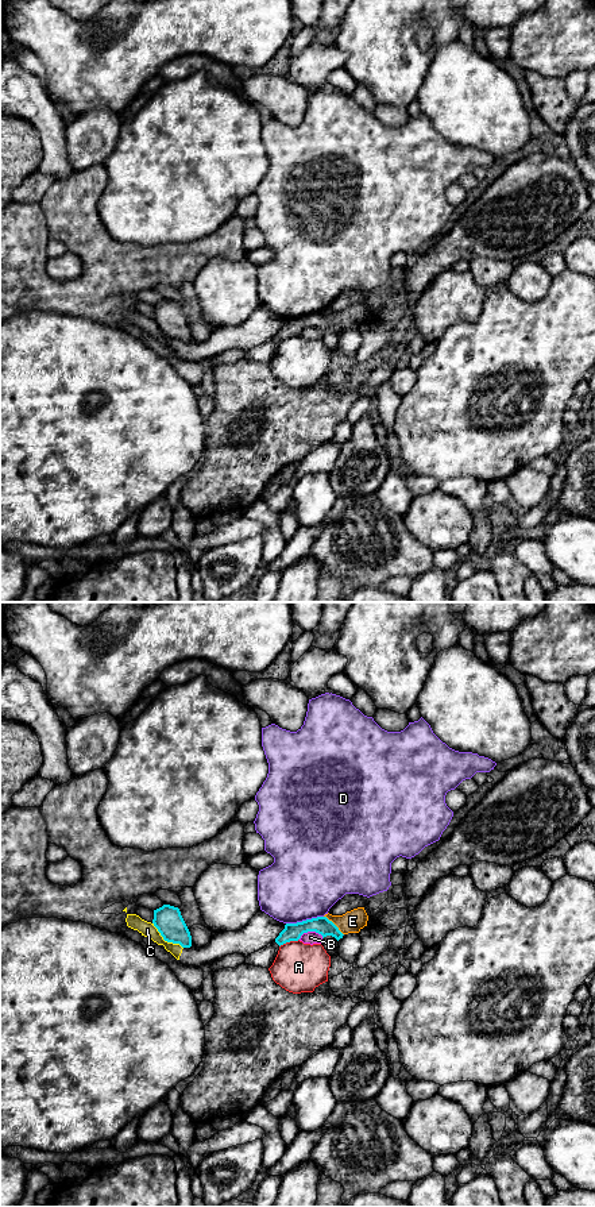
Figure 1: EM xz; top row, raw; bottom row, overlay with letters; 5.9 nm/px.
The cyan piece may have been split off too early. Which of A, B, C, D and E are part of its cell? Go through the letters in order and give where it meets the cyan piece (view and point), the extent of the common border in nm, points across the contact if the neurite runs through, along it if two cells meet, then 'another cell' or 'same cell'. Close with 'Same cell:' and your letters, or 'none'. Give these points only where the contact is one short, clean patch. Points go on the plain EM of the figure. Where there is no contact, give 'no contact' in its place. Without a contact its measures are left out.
A: xz (289, 336) | 130 nm | another cell
B: xz (310, 326) | 150 nm | along xz (323, 331), (315, 327), (305, 327), (298, 334) | another cell
C: xz (165, 335) | 240 nm | another cell
D: xz (304, 316) | 220 nm | another cell
E: xz (335, 320) | 170 nm | along xz (324, 311), (343, 330) | another cell
Same cell: none

